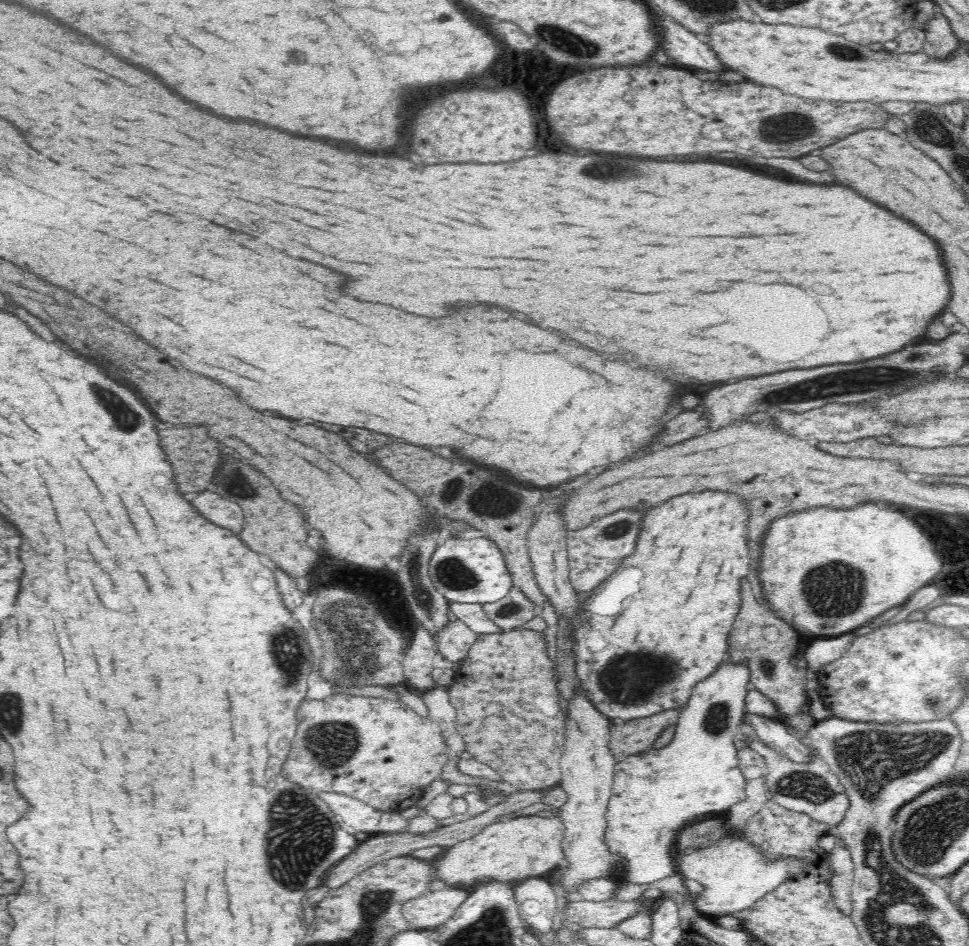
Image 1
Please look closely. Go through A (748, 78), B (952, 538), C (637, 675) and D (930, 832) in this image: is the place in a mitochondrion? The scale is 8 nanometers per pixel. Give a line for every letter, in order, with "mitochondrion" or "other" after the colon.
A: other
B: other
C: mitochondrion
D: mitochondrion

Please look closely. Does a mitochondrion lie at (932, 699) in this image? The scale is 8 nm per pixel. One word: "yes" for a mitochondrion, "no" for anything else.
yes

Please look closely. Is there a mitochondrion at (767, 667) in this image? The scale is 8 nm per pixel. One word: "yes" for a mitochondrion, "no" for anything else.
yes

